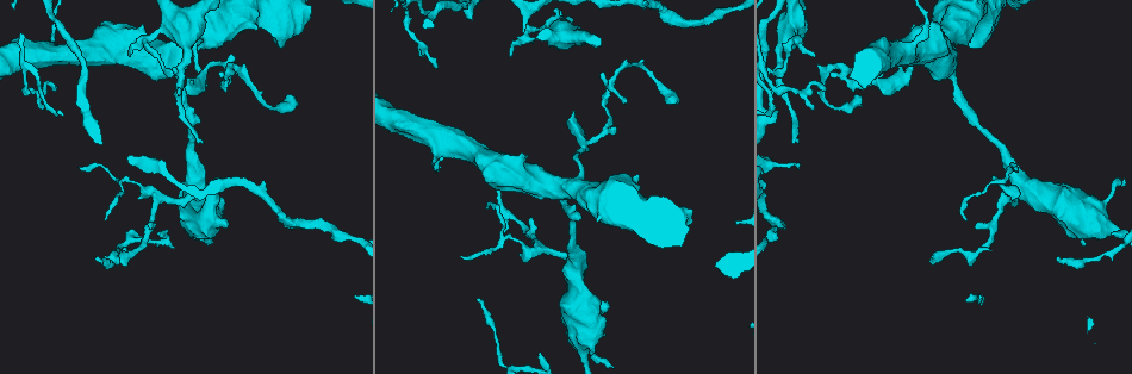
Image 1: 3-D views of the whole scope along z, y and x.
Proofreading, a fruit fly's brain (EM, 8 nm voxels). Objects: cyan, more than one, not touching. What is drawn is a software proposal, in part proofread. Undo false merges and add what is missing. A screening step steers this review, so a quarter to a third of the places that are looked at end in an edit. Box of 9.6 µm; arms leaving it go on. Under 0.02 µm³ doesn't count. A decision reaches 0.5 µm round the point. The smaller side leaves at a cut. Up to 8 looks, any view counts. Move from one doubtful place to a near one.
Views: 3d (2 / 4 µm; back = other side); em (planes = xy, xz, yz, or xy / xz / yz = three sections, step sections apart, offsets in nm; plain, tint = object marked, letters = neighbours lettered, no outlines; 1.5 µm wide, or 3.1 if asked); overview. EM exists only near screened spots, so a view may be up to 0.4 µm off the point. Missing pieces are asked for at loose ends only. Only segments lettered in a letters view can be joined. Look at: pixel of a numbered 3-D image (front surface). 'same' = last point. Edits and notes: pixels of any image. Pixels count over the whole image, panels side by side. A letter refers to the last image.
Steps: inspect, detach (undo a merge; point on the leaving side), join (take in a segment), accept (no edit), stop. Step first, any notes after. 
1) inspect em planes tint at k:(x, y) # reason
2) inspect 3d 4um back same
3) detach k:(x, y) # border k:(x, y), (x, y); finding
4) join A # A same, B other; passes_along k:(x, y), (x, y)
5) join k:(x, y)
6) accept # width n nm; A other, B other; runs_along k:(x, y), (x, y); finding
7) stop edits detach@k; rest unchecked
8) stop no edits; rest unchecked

inspect 3d 4um at 1:(832, 66) # sharp bend

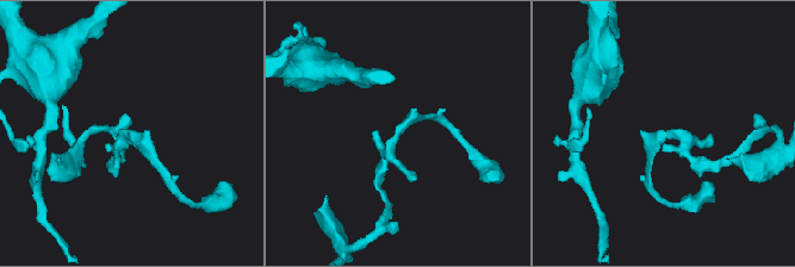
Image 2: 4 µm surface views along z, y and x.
inspect em planes letters at 2:(131, 137)

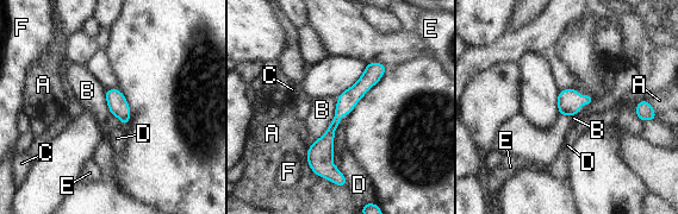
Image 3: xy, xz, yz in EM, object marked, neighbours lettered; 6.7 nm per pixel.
accept # A other, B other, C other, D other, E other, F other; all the same cell

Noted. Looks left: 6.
inspect em planes letters at 1:(178, 58) # three arms meet

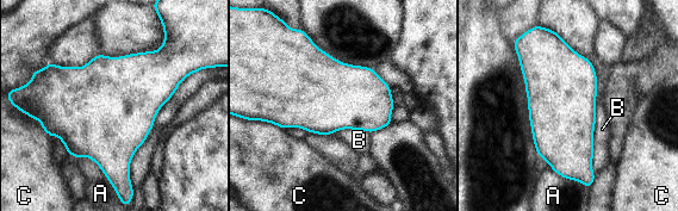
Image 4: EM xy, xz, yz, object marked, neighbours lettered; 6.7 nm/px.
accept # width 480 nm; A other, B other, C other; border 4:(597, 91), (591, 162), (595, 177); one cell here

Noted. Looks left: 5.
inspect 3d 4um at 1:(1056, 260) # an open end

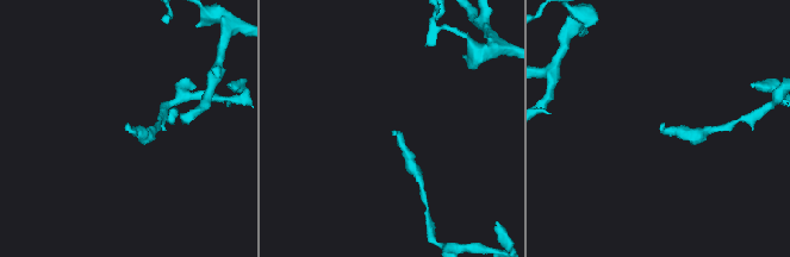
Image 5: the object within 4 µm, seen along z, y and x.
inspect em xy step 8 letters at 5:(394, 130) # now the EM

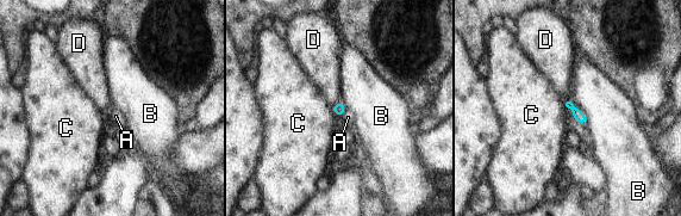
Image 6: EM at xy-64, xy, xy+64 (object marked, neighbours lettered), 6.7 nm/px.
join A # longest_contact B 200 nm; A same, B other, C other, D other; passes_along 6:(339, 108), (343, 112), (348, 117); the cell continues

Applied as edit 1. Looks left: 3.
stop edits join@6; rest unchecked

